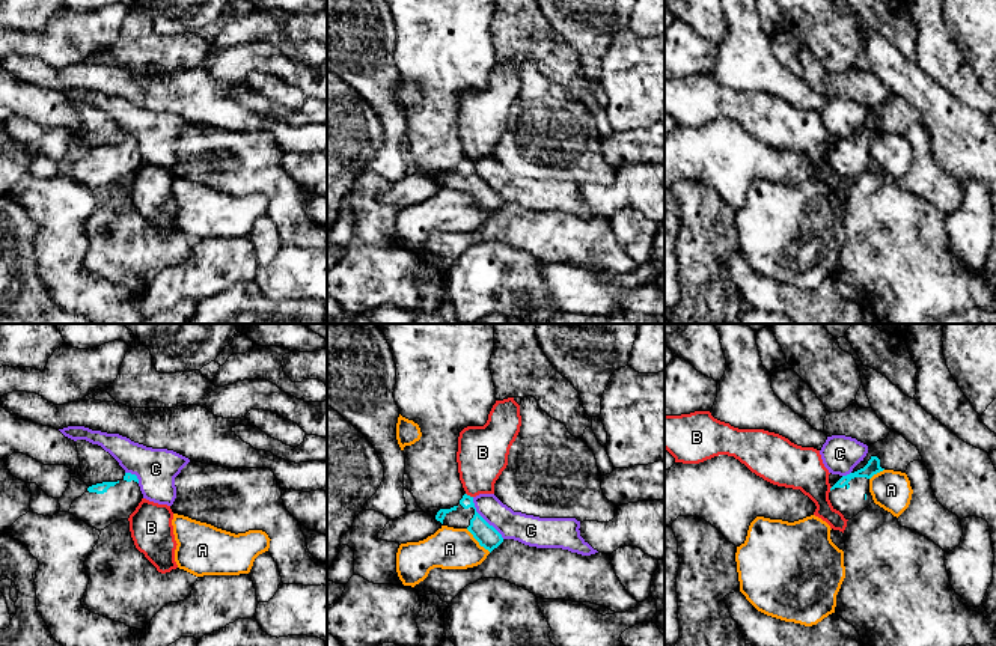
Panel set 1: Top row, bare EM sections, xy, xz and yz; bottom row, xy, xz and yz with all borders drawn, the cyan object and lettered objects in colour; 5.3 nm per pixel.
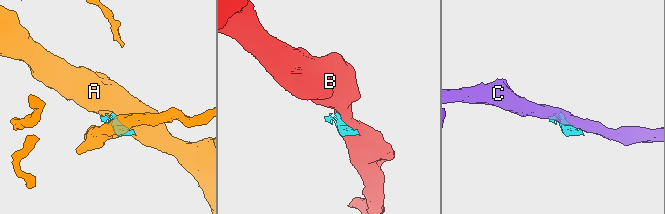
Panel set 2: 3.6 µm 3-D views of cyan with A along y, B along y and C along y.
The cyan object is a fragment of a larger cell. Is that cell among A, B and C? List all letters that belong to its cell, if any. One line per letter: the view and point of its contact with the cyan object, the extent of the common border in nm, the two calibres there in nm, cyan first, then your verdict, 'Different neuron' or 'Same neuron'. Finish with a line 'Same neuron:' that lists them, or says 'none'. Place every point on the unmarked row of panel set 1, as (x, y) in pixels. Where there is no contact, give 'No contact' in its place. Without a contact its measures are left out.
A: Touches cyan at xz (478, 204). Shared border 180 nm. Thickness 120 nm (cyan) against 220 nm. Different neuron
B: Touches cyan at xz (469, 158). Shared border 50 nm. Thickness 120 nm (cyan) against 280 nm. Different neuron
C: Touches cyan at xz (482, 181). Shared border 280 nm. Thickness 120 nm (cyan) against 160 nm. Different neuron
Same neuron: none

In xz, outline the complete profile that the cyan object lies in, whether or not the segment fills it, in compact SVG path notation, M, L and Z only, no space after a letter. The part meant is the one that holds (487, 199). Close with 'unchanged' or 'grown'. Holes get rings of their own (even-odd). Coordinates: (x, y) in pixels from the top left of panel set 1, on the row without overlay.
M467 157L463 158L457 169L440 172L435 182L441 188L467 191L479 208L490 215L503 205L502 197L476 175L473 160Z; grown

